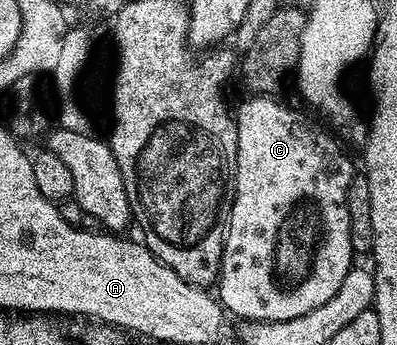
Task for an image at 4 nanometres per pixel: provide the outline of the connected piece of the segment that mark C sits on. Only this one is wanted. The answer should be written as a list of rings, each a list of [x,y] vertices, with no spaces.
[[[269,95],[255,96],[253,98],[246,98],[246,101],[243,102],[242,105],[239,106],[238,112],[236,108],[236,123],[238,125],[238,173],[236,174],[236,178],[234,179],[234,205],[232,206],[232,214],[230,215],[230,226],[226,230],[226,245],[224,246],[224,250],[222,251],[222,271],[218,274],[218,283],[216,285],[216,296],[220,301],[223,309],[231,317],[239,316],[237,319],[242,322],[249,322],[251,320],[267,320],[268,322],[284,322],[285,320],[292,320],[294,318],[300,318],[311,312],[312,310],[316,310],[318,306],[324,306],[324,302],[328,302],[330,298],[338,290],[340,290],[340,286],[344,282],[344,278],[347,274],[350,273],[352,265],[355,263],[356,253],[354,251],[354,247],[352,246],[352,238],[350,237],[350,186],[354,182],[354,178],[356,175],[356,169],[354,169],[354,164],[352,161],[346,157],[346,152],[341,148],[340,145],[337,144],[336,141],[333,140],[332,137],[329,136],[328,133],[325,132],[322,128],[317,128],[316,125],[313,124],[310,120],[305,120],[304,117],[301,116],[300,113],[297,112],[294,108],[289,108],[286,104],[277,104],[276,99],[271,98]]]

